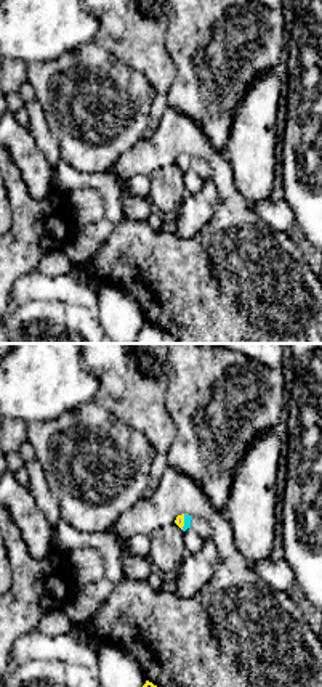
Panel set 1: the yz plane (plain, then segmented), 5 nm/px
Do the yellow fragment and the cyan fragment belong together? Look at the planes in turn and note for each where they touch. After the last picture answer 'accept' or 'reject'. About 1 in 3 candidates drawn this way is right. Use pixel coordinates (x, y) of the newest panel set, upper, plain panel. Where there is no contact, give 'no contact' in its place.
(183, 162)

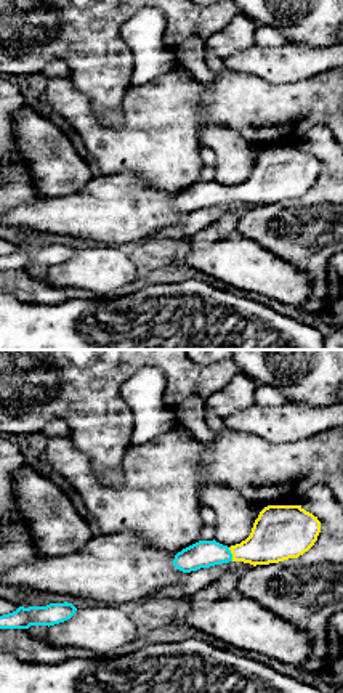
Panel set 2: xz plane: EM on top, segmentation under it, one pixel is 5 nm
(231, 193)

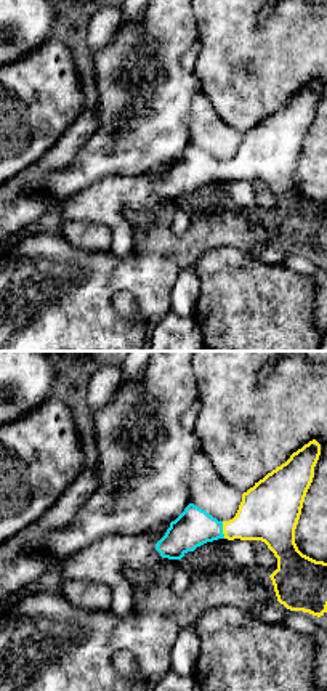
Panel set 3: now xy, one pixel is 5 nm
(223, 170)

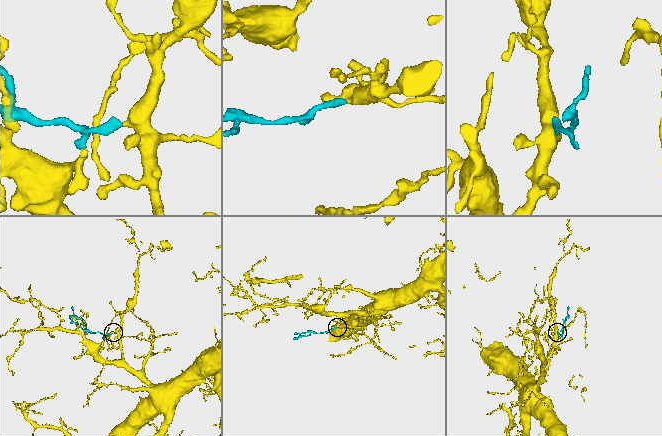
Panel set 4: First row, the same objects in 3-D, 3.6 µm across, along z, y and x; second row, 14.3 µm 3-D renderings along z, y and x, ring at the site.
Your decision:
accept

